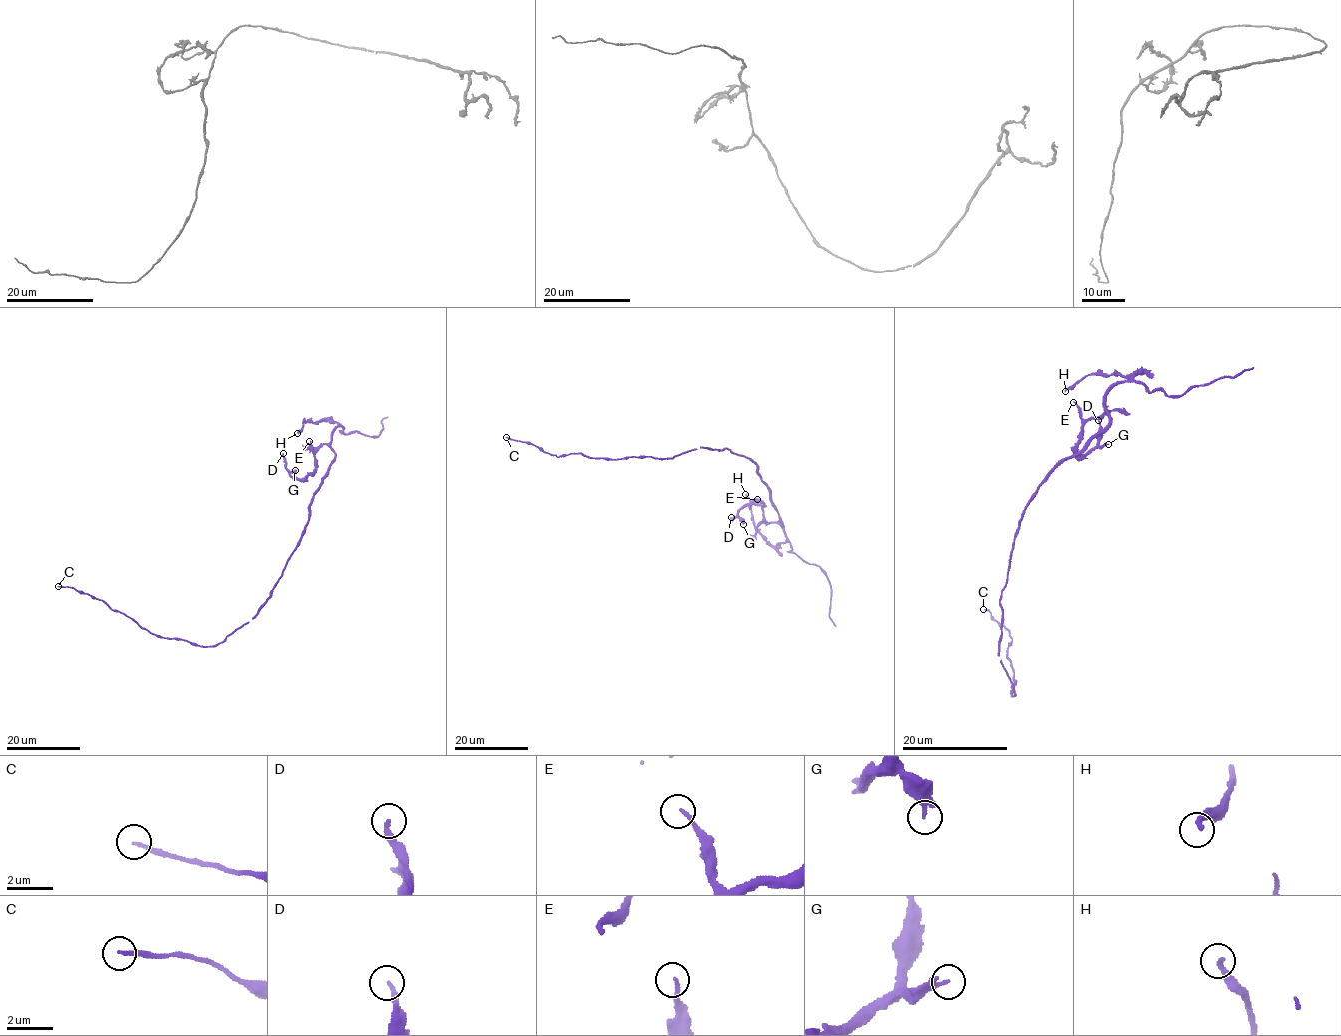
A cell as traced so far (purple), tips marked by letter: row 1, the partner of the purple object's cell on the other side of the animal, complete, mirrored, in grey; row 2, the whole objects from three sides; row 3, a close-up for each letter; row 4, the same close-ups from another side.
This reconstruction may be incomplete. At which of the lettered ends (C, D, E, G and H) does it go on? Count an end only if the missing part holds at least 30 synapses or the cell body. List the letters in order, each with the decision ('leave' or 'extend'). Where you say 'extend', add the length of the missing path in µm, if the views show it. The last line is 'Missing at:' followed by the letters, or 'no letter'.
C: leave
D: leave
E: leave
G: leave
H: leave
Missing at: no letter

